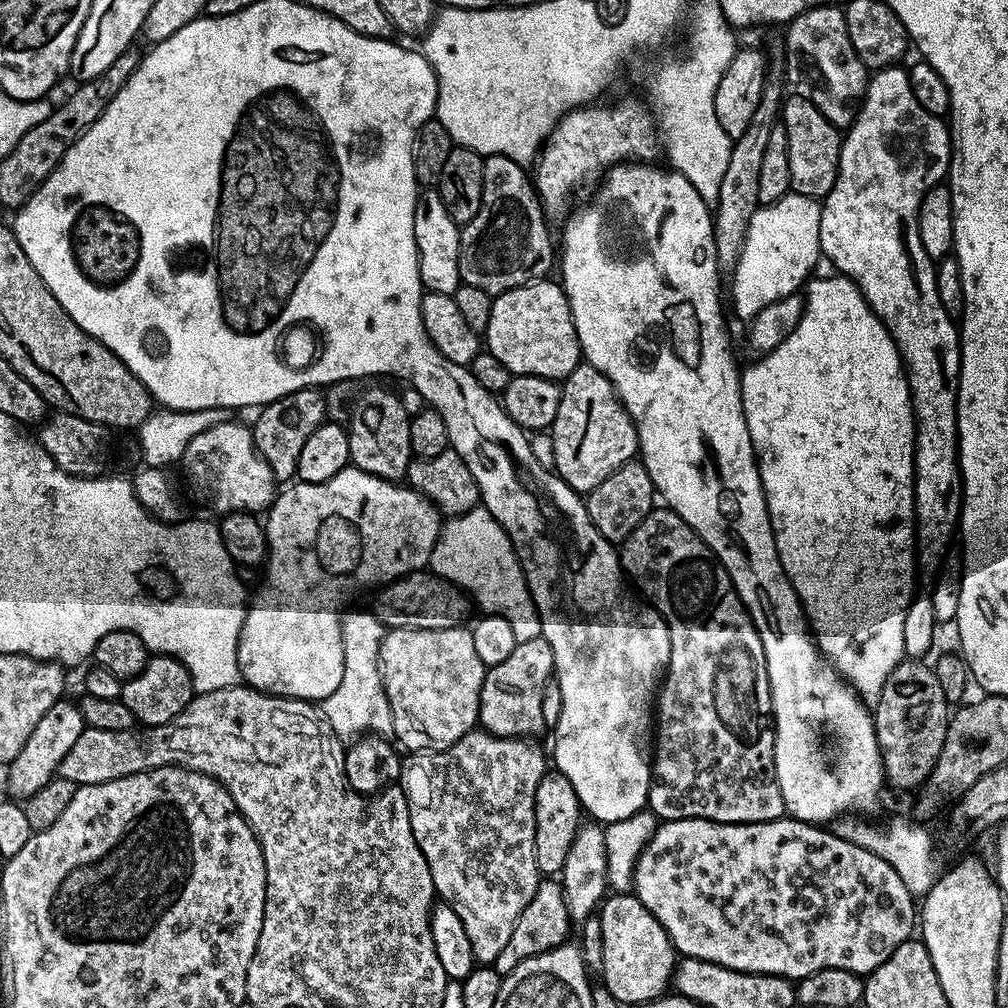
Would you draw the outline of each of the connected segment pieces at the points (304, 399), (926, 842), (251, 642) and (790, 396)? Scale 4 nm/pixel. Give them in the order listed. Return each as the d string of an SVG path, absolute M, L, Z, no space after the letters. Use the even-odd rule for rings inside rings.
M314 387L286 394L272 404L263 405L255 413L256 421L251 421L250 424L254 446L277 482L288 482L295 477L298 453L301 452L306 438L310 438L310 434L314 434L314 430L325 423L324 412L328 411L325 393L319 387Z
M848 814L837 819L831 825L830 830L838 838L842 838L854 846L862 846L866 850L878 854L878 858L890 862L890 866L894 866L894 870L898 870L898 878L902 878L902 882L906 882L906 890L910 890L913 897L927 896L928 891L934 887L938 879L936 856L932 853L932 836L924 829L927 827L913 822L908 816L907 818L894 817L888 828L875 828L874 825L867 824L864 820L867 819ZM855 818L860 820L855 820Z
M354 467L342 469L334 478L330 478L321 484L305 484L292 482L288 488L279 493L273 500L271 508L266 512L266 527L268 529L268 559L263 565L264 585L256 596L256 604L249 607L246 618L242 622L242 630L238 634L238 666L240 667L241 681L247 687L254 688L258 692L267 692L269 696L287 696L290 700L307 700L309 702L321 702L334 690L338 689L343 676L342 654L342 626L341 617L345 611L344 599L360 592L363 588L375 589L383 586L407 572L419 572L429 563L436 540L440 536L442 527L442 513L434 507L420 492L405 486L400 482L383 480L374 474L366 474Z
M831 274L825 280L816 280L808 288L806 303L804 305L804 314L796 324L796 328L791 332L775 350L761 355L757 364L752 364L749 368L743 369L740 377L740 393L742 394L742 406L744 407L744 417L746 426L750 430L752 439L752 450L756 453L756 462L760 465L760 481L764 484L764 497L768 500L768 516L772 519L772 533L776 539L776 549L780 555L780 561L784 567L784 572L788 576L789 582L794 586L796 597L800 600L800 606L804 609L805 617L810 621L810 631L816 641L817 648L824 655L825 660L840 673L843 679L847 680L856 690L857 696L869 706L874 706L882 694L882 686L886 686L886 678L894 666L898 666L901 660L905 659L904 639L902 638L902 629L906 626L906 610L912 605L914 591L912 592L912 583L916 580L918 573L918 561L916 558L916 507L914 506L914 450L916 449L916 417L912 414L912 397L908 394L908 380L904 376L904 369L900 363L900 356L896 352L896 343L889 336L884 325L876 319L871 306L864 300L863 294L856 289L856 284L847 276Z

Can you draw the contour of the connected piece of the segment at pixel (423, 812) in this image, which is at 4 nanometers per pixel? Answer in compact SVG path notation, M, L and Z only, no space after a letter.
M483 730L467 732L465 736L458 738L458 742L454 746L441 752L418 752L409 755L400 765L398 784L403 788L405 798L408 799L414 842L418 842L426 862L430 866L437 897L443 903L449 904L454 910L454 914L458 914L458 918L462 918L462 926L466 926L466 934L470 937L470 946L474 950L477 965L495 965L498 954L502 954L506 942L510 942L510 934L514 934L520 912L528 905L530 898L534 898L536 886L542 879L542 873L536 865L536 791L538 782L542 782L545 771L544 752L536 745L536 742L529 742L524 738L495 736Z

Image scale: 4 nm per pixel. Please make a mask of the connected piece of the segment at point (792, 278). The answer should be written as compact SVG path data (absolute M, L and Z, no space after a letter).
M789 190L778 202L757 207L748 223L736 267L730 273L733 290L740 296L745 295L744 308L748 314L795 293L796 287L807 278L812 260L821 259L820 206L817 197Z

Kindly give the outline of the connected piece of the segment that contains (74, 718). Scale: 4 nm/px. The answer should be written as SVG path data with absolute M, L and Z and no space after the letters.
M62 698L46 714L42 714L38 726L34 726L34 734L26 738L26 745L16 759L8 765L8 790L9 795L20 800L28 799L35 790L40 790L50 779L55 777L59 771L60 764L66 754L70 752L74 742L85 730L85 722L79 707L75 703L68 701L68 698Z

